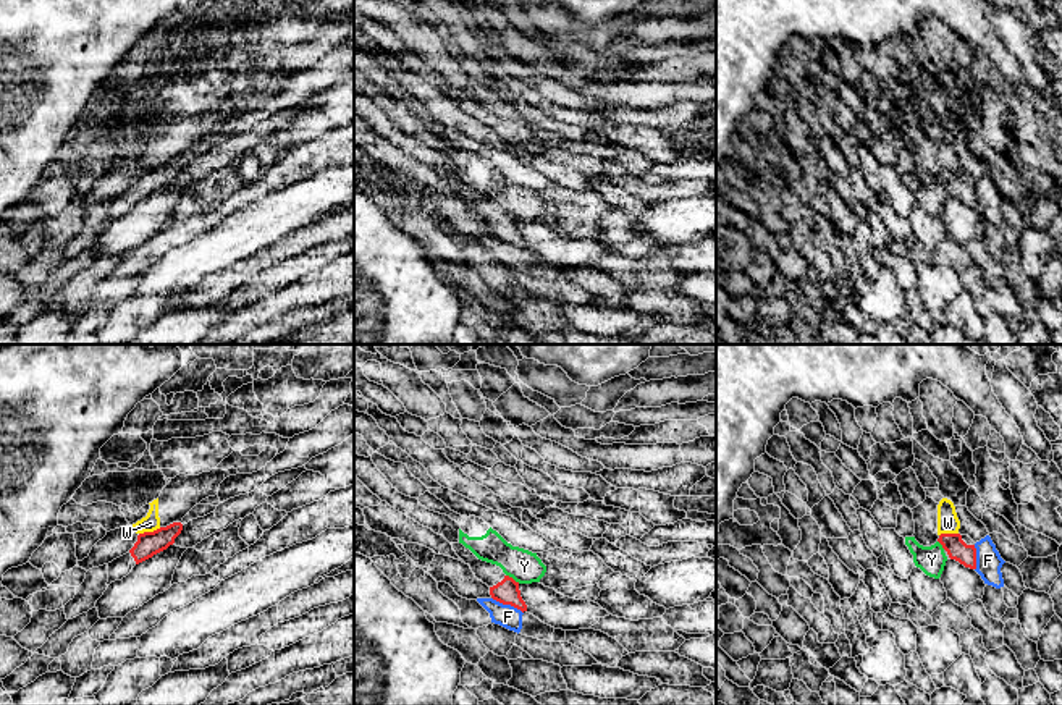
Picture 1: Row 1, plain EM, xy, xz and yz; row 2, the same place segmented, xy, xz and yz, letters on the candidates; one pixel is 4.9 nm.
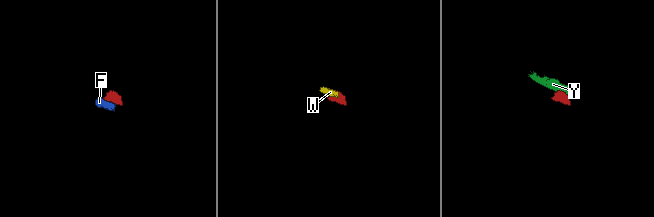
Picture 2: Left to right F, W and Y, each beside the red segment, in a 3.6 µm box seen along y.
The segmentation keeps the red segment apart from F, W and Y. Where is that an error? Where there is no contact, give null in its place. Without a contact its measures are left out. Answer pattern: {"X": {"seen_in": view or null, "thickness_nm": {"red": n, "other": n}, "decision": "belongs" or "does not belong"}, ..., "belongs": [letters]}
{"F": {"seen_in": "xz", "thickness_nm": {"red": 120, "other": 120}, "decision": "does not belong"}, "W": {"seen_in": "xy", "thickness_nm": {"red": 120, "other": 90}, "decision": "does not belong"}, "Y": {"seen_in": "xz", "thickness_nm": {"red": 120, "other": 160}, "decision": "does not belong"}, "belongs": []}

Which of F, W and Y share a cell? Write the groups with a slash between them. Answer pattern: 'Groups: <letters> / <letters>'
Groups: F / W / Y

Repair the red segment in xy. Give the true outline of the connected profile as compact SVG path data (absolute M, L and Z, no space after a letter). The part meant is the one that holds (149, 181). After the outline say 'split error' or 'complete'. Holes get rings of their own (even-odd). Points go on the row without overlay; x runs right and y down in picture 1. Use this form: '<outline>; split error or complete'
M173 160L166 165L160 165L154 170L139 171L137 179L126 192L108 201L107 223L110 223L115 218L121 218L123 215L126 215L131 210L131 207L136 202L166 188L170 183L175 181L175 176L181 171L181 168L183 168L183 162Z; split error

